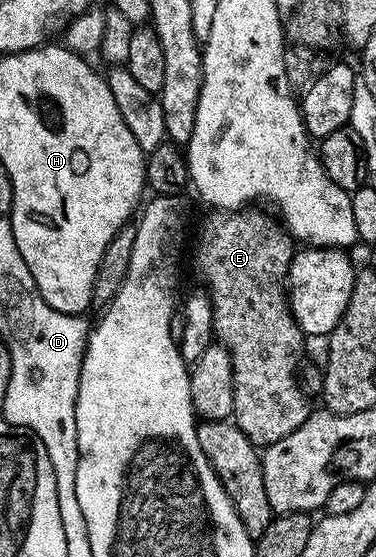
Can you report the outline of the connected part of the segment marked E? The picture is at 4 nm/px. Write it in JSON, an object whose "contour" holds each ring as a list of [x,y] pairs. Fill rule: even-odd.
{"contour":[[[259,208],[211,212],[195,242],[195,270],[203,277],[202,285],[211,296],[218,345],[226,346],[233,360],[233,421],[256,448],[266,448],[301,428],[313,406],[307,403],[308,395],[299,385],[305,335],[287,304],[287,273],[296,247],[290,233],[278,221],[275,223],[269,215],[255,209]]]}

